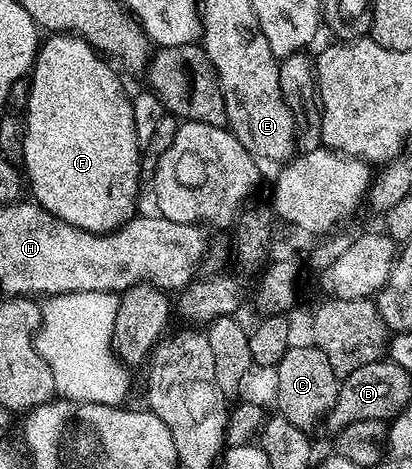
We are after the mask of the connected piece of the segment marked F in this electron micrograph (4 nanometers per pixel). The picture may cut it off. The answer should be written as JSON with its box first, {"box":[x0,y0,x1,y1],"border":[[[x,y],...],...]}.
{"box":[22,34,141,232],"border":[[[70,34],[48,35],[39,45],[29,73],[31,89],[25,97],[27,129],[23,132],[22,164],[26,183],[31,183],[34,203],[86,232],[114,232],[137,212],[141,145],[133,130],[131,96],[118,78],[116,69],[100,53]]]}

